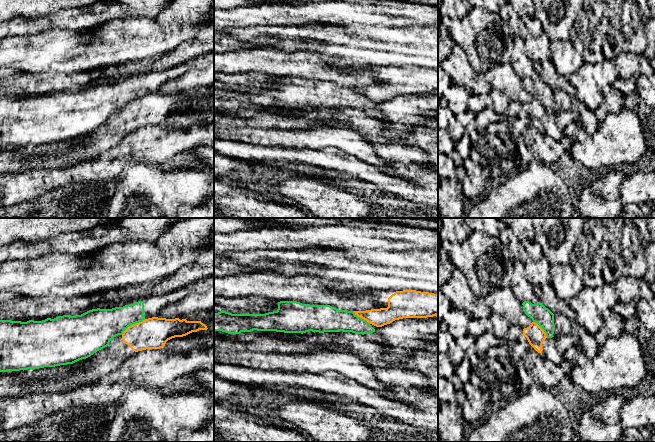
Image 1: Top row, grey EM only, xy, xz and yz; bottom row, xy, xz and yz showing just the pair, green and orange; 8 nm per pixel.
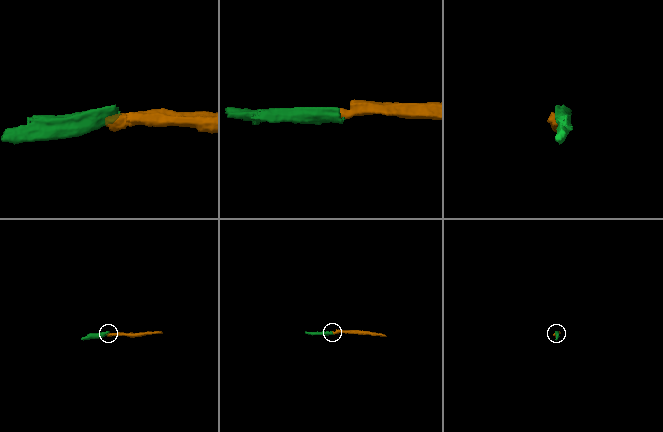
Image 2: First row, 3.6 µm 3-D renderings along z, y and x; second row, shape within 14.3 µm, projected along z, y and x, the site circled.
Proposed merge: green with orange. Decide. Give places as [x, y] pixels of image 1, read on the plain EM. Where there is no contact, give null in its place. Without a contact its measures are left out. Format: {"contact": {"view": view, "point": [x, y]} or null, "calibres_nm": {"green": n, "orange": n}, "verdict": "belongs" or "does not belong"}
{"contact": {"view": "xy", "point": [133, 99]}, "calibres_nm": {"green": 280, "orange": 260}, "verdict": "does not belong"}

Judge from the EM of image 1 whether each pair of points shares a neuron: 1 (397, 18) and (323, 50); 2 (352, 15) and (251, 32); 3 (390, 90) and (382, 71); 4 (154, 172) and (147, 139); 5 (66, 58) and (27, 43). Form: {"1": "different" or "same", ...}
{"1": "different", "2": "different", "3": "same", "4": "different", "5": "same"}

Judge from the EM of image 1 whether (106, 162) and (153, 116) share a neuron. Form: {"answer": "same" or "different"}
{"answer": "different"}

